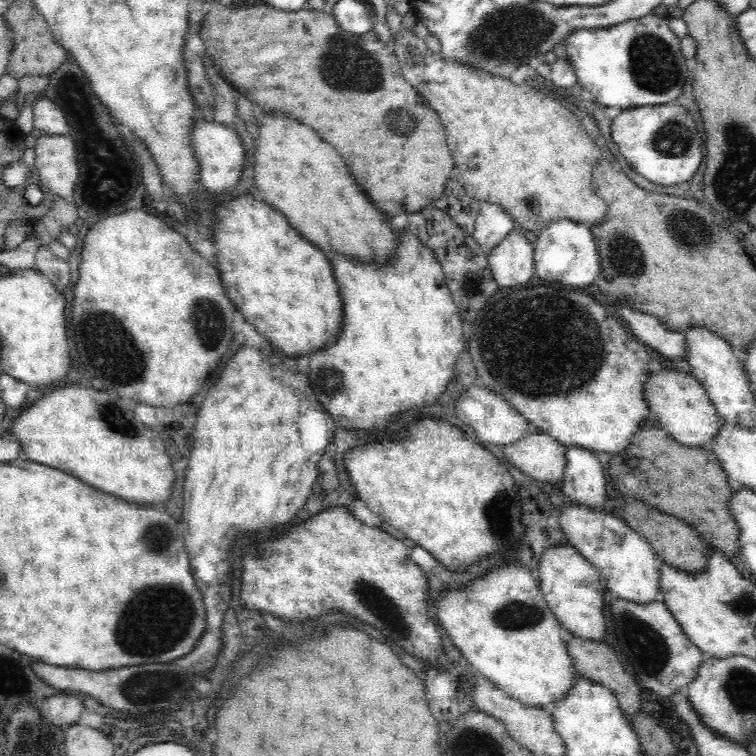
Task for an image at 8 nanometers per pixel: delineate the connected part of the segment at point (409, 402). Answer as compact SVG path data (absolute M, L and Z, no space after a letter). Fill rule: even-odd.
M388 220L389 224L392 224L391 231L395 236L395 245L389 252L387 259L383 261L364 261L360 257L350 257L346 254L340 254L334 252L332 258L330 258L330 266L332 266L332 272L334 272L334 278L336 278L336 284L338 284L338 292L340 292L340 300L342 300L341 308L341 322L340 332L338 332L338 338L332 343L328 343L316 352L310 354L310 369L309 377L310 383L312 383L312 389L315 390L316 397L320 400L320 403L326 408L326 412L330 413L332 417L336 417L336 424L342 428L364 428L364 430L384 430L388 428L394 419L394 414L400 414L402 410L406 408L412 408L412 406L422 406L422 404L432 404L432 400L444 396L442 392L445 392L447 385L450 383L454 376L453 367L455 362L462 354L462 348L466 346L466 340L462 336L462 320L460 320L460 314L456 310L456 303L452 299L452 293L448 289L448 283L442 270L440 261L434 256L434 251L426 247L420 237L414 235L407 226L400 228L396 224L392 223L392 220Z

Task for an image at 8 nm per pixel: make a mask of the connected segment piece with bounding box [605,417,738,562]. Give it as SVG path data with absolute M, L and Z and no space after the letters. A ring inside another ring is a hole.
M646 417L629 438L629 443L619 452L610 456L608 474L616 488L630 499L642 499L656 509L677 516L698 531L700 538L710 547L728 552L730 560L737 560L737 527L724 507L724 500L732 492L724 469L708 448L684 445L674 440L669 432L660 427L656 418Z

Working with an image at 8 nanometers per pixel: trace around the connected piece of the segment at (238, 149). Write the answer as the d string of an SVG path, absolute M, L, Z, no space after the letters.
M200 116L194 118L189 130L189 148L197 164L197 183L204 184L206 188L220 194L233 189L240 180L246 158L246 150L238 133L225 124L219 124L216 120L208 121Z

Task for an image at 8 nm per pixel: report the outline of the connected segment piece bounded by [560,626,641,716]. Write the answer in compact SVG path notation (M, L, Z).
M561 626L560 630L561 639L566 645L566 650L571 660L575 672L588 679L592 679L598 684L609 688L614 695L614 698L619 704L620 710L627 715L631 715L641 708L641 688L636 680L630 676L624 667L620 664L616 653L604 641L588 640L584 637L575 636L567 632L566 627Z

